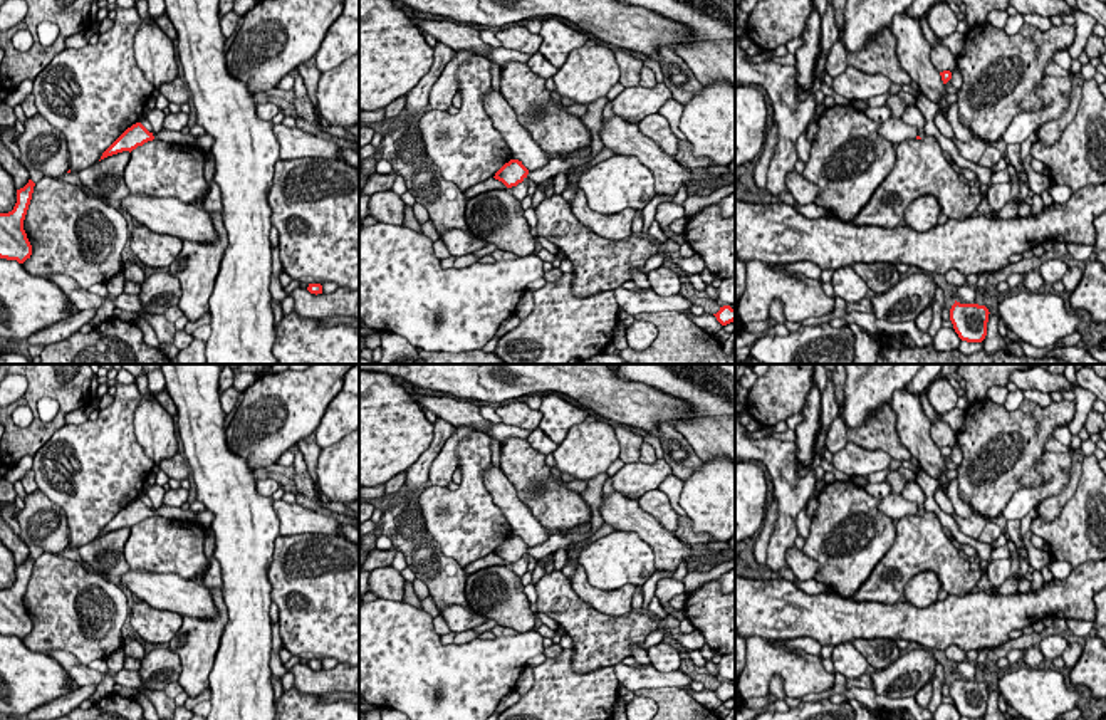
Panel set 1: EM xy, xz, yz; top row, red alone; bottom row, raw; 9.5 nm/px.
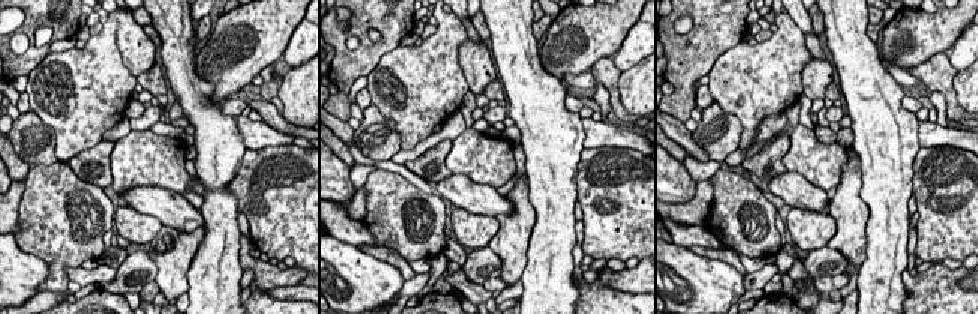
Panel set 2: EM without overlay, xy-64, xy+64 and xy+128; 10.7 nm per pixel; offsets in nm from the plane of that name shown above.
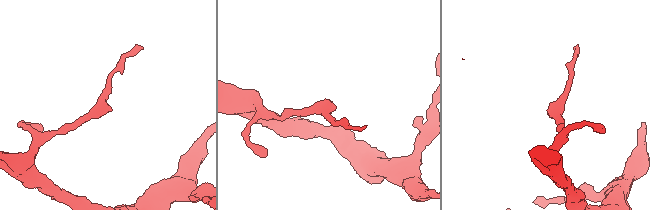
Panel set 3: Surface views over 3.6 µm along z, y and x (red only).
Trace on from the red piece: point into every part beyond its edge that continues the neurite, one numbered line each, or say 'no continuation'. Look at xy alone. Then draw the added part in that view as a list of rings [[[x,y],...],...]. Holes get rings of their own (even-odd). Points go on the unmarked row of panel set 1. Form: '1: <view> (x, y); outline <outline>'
1: xy (170, 512); outline [[[161,505],[158,509],[153,509],[154,515],[173,519],[173,520],[183,520],[183,522],[195,522],[196,514],[191,510],[183,510],[181,507],[168,507]]]

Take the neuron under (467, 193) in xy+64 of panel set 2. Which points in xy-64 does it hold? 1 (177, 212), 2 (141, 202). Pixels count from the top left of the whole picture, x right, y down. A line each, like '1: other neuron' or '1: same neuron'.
1: same neuron
2: same neuron

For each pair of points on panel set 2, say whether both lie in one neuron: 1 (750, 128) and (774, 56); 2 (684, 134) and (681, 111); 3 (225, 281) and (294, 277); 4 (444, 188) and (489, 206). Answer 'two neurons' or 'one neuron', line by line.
1: one neuron
2: two neurons
3: two neurons
4: one neuron

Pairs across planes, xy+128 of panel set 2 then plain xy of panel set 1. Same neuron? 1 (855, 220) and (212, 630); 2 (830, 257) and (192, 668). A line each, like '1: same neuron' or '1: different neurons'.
1: same neuron
2: different neurons

